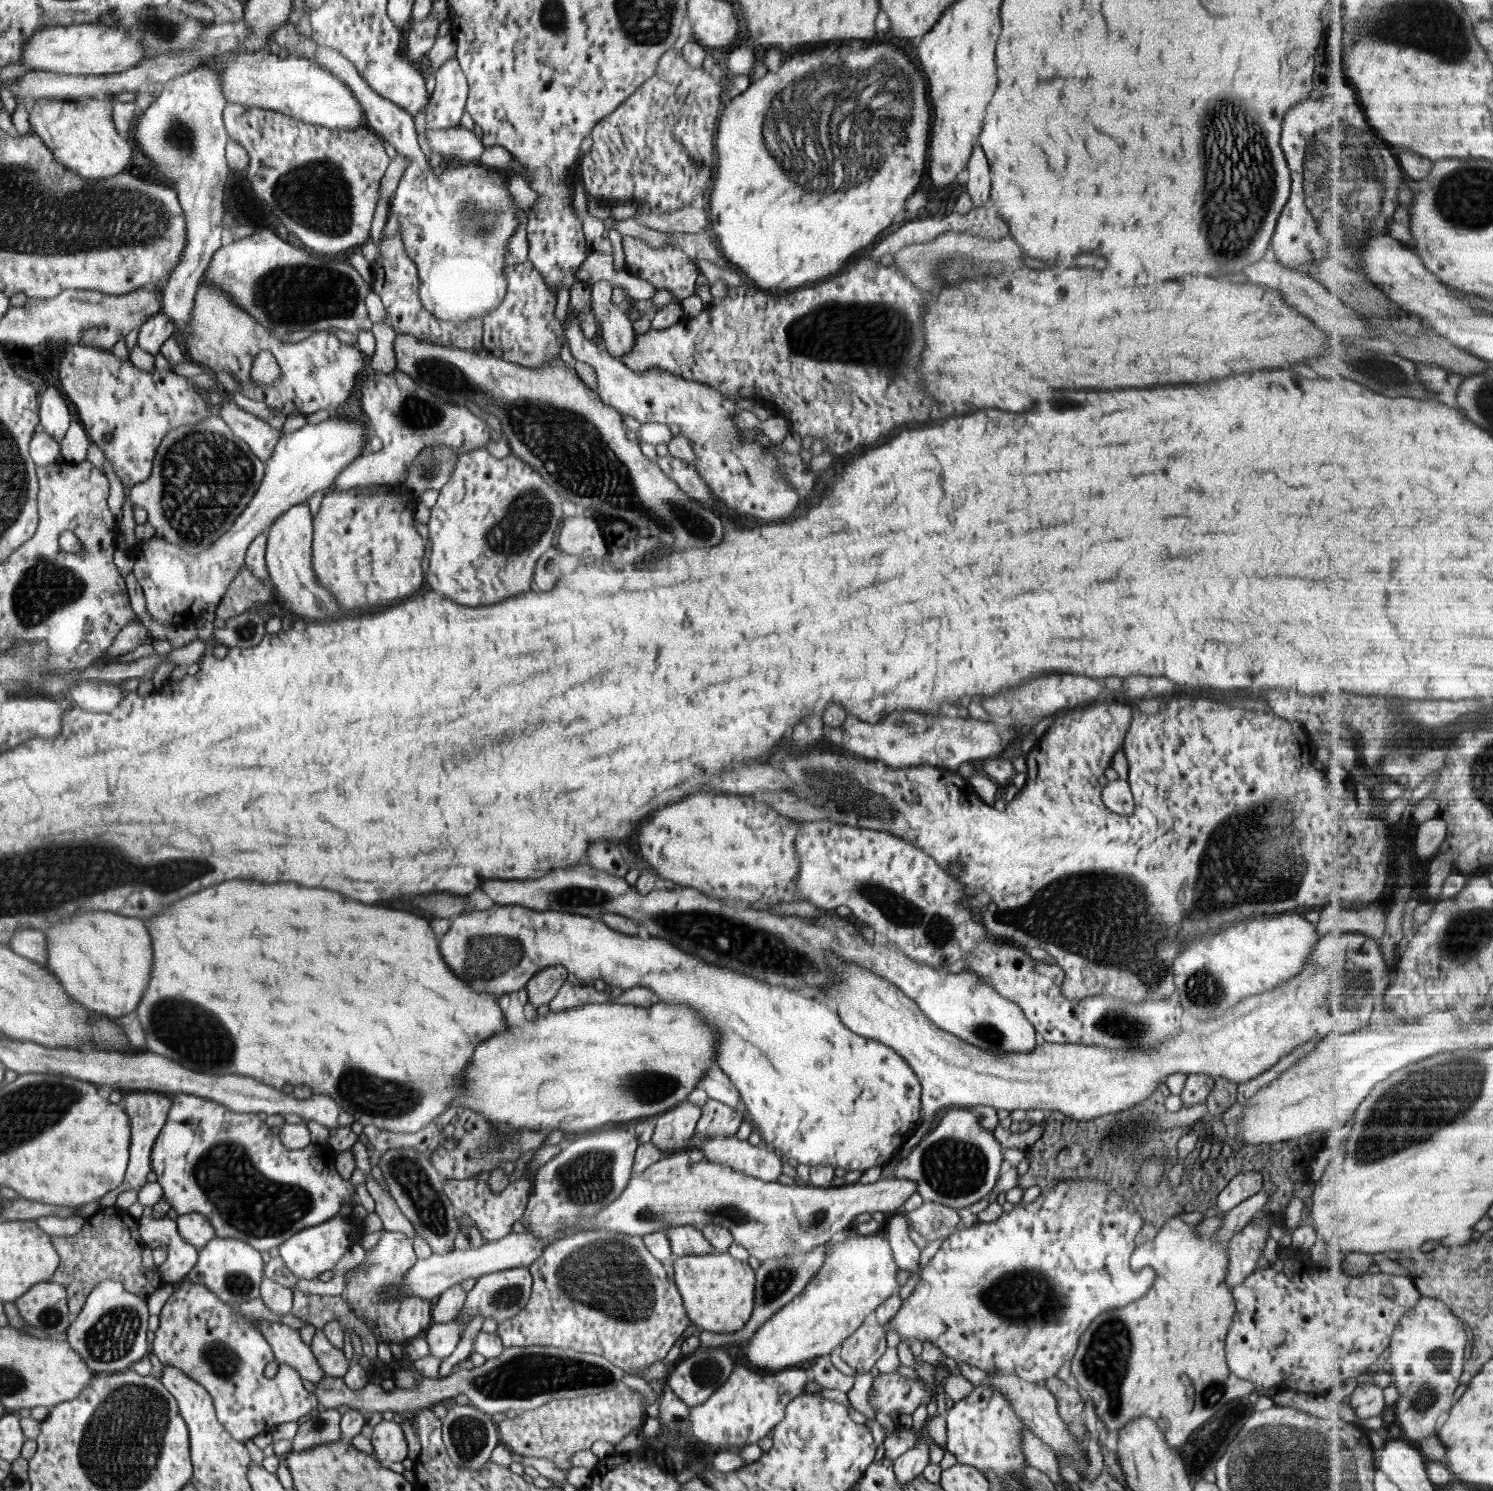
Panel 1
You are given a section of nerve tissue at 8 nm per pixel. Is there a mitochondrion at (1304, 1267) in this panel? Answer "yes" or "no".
no

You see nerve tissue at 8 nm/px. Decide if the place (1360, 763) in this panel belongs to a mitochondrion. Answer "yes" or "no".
no

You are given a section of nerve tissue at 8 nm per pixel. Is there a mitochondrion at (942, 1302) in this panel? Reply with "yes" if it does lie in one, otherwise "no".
no

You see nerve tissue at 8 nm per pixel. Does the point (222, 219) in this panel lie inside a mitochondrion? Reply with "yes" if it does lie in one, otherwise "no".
no

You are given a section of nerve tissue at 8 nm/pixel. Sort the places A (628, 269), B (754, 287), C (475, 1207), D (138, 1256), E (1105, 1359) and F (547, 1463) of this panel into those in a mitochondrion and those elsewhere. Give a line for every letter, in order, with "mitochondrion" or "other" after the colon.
A: other
B: other
C: other
D: other
E: mitochondrion
F: other

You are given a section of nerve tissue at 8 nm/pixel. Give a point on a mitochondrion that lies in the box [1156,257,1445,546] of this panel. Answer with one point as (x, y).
(1387, 374)

